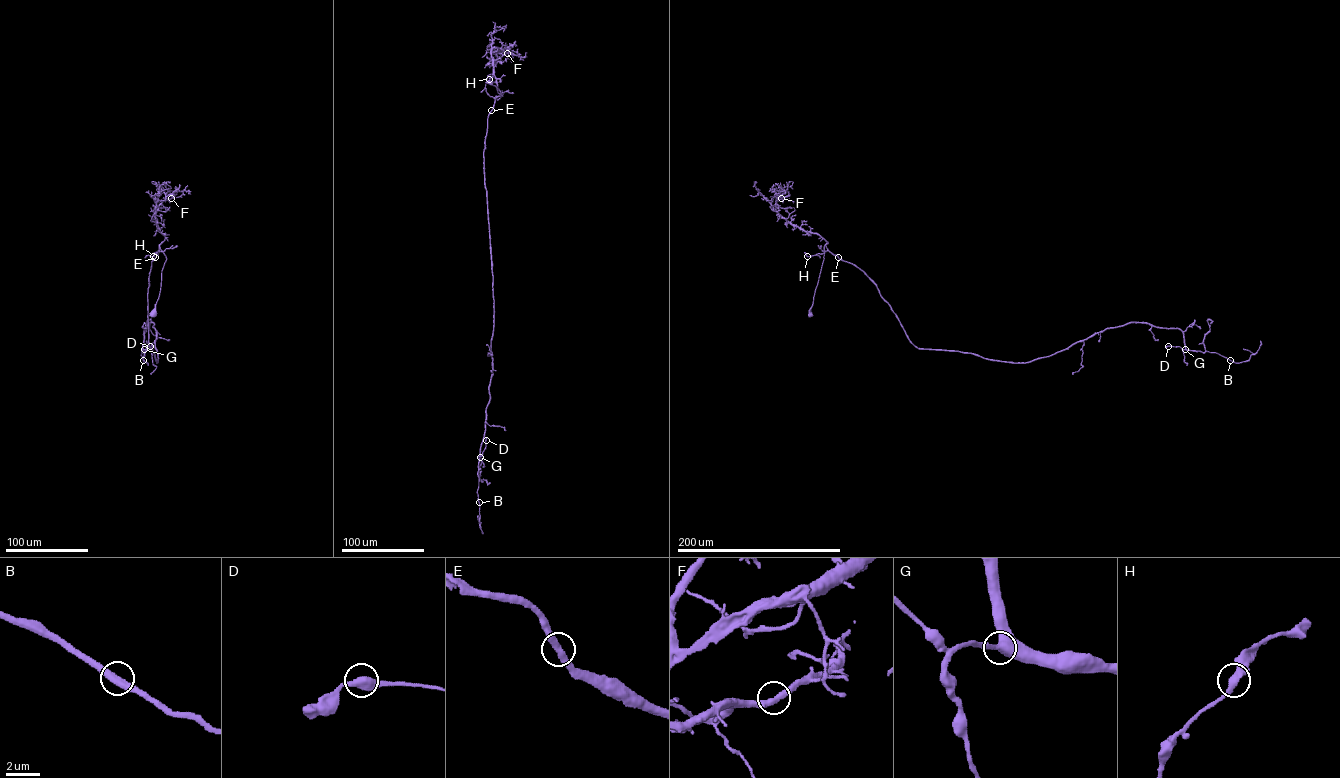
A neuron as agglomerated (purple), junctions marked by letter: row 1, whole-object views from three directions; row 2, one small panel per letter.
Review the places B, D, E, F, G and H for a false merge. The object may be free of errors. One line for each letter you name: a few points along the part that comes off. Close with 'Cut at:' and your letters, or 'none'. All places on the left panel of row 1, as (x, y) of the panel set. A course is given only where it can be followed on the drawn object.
Cut at: none

